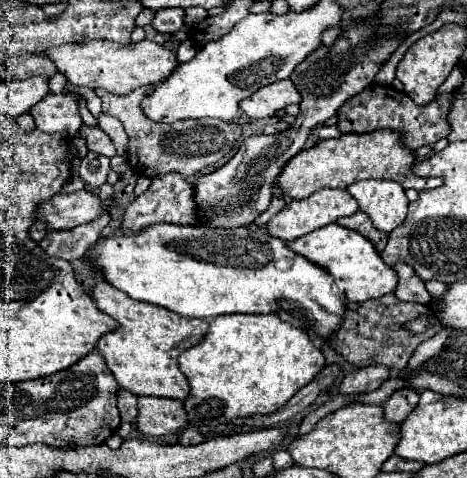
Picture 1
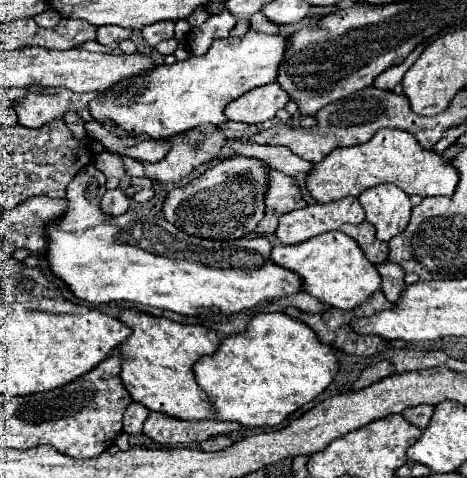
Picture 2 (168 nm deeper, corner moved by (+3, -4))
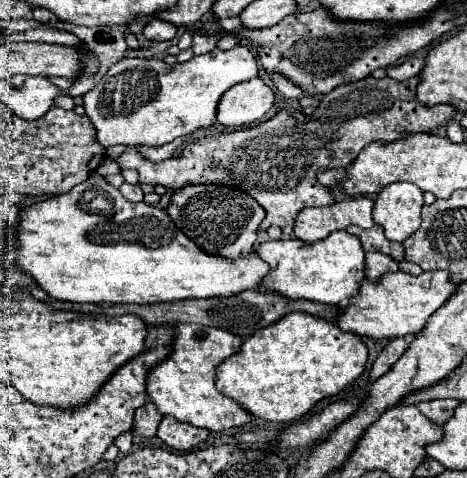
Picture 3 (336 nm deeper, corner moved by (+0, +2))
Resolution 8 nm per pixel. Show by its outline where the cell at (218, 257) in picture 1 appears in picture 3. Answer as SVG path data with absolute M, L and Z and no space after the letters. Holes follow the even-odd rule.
M90 173L90 177L78 185L74 185L68 193L64 195L56 195L54 199L44 199L40 203L34 203L32 207L28 207L22 215L20 215L20 225L16 225L16 241L12 241L10 251L4 255L4 263L8 261L18 261L18 265L30 273L38 285L54 299L60 301L72 301L72 303L100 303L100 301L110 301L110 303L162 303L162 301L184 301L184 299L208 299L208 297L232 297L236 293L242 293L246 289L254 289L262 283L262 279L268 275L270 265L264 263L256 251L248 253L246 257L238 257L238 259L228 259L228 257L220 257L220 255L210 255L206 251L202 251L196 243L192 243L192 239L188 239L176 225L174 221L158 207L148 205L148 203L130 203L126 201L118 189L114 189L104 175Z

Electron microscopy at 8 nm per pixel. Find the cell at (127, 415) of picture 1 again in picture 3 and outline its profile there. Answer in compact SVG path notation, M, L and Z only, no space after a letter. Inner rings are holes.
M150 401L142 407L136 409L134 413L134 427L132 427L132 435L140 435L140 437L154 437L158 423L162 421L162 415L158 413L156 405L152 405Z

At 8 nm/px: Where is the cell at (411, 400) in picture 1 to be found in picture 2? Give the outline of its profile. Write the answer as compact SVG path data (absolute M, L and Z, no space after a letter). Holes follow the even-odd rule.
M417 405L417 407L405 409L405 411L403 411L403 417L405 417L409 423L417 425L419 429L425 429L425 427L429 425L429 419L433 417L433 411L435 411L433 405Z

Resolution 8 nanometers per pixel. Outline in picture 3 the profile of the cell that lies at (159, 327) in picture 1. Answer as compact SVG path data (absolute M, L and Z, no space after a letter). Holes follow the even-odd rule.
M174 323L174 341L168 359L160 361L148 371L146 393L162 415L172 415L194 427L208 427L210 431L224 431L240 427L250 421L250 415L232 399L218 393L214 387L214 367L240 349L242 339L216 327Z

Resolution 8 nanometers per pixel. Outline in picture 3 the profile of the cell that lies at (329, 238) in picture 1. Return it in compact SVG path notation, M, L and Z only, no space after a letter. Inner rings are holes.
M334 231L328 239L316 243L298 243L298 239L264 241L258 247L258 255L270 265L270 275L260 283L260 289L276 289L288 299L346 303L348 297L358 295L360 283L366 279L362 243L348 231Z

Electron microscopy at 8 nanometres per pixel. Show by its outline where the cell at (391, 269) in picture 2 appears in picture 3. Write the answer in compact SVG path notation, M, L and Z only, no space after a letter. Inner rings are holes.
M366 253L366 277L372 281L380 281L386 273L396 273L398 261L386 253Z

